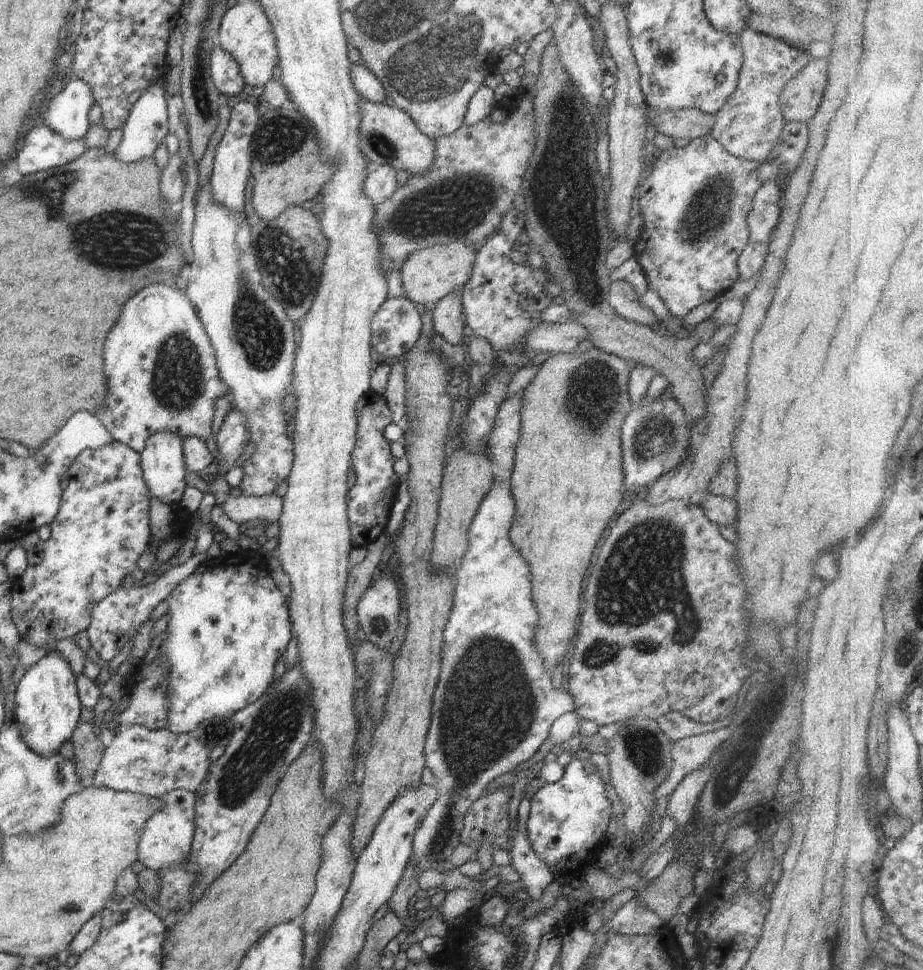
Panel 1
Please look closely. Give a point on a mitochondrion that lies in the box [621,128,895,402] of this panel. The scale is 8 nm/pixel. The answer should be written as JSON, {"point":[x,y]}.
{"point":[705,214]}

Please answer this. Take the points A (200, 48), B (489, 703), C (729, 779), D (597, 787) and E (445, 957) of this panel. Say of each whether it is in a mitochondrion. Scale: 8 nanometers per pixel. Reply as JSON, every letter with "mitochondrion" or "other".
{"A":"mitochondrion","B":"mitochondrion","C":"mitochondrion","D":"other","E":"other"}

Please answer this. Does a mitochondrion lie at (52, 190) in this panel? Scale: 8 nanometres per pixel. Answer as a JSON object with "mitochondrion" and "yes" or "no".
{"mitochondrion":"yes"}

